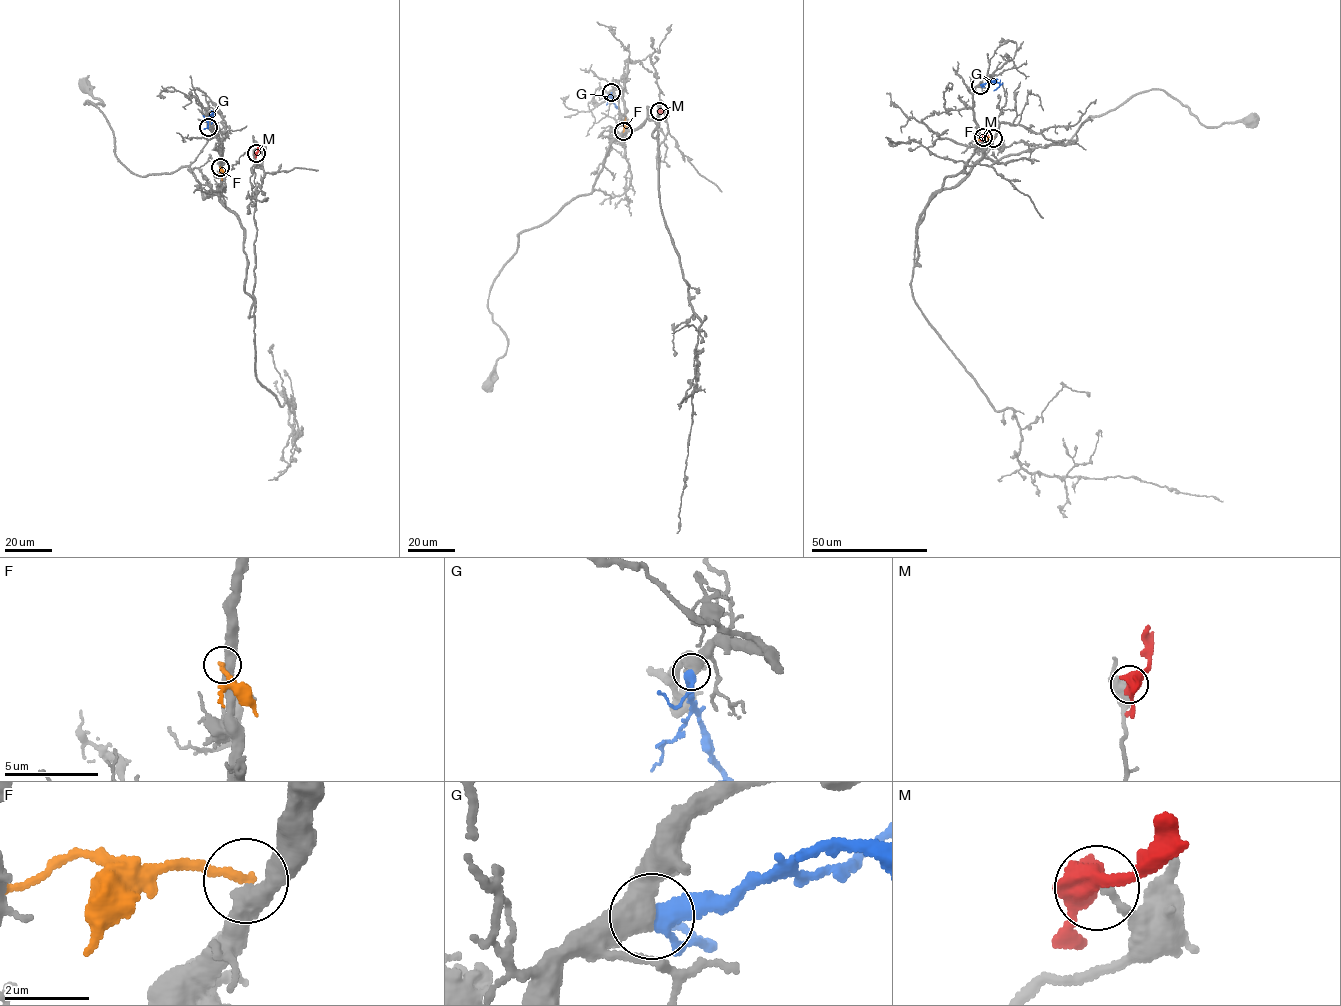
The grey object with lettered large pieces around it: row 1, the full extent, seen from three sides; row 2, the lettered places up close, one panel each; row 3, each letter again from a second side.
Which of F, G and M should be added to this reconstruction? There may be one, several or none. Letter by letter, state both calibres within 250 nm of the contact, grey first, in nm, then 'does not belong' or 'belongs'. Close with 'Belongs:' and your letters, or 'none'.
F: 460 nm thick on the grey side, 220 nm on the other; does not belong
G: 440 nm thick on the grey side, 360 nm on the other; does not belong
M: 180 nm thick on the grey side, 550 nm on the other; does not belong
Belongs: none

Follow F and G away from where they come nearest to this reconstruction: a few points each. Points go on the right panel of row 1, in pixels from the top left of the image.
F: (993, 137), (983, 136), (974, 142)
G: (980, 85), (998, 82), (1000, 86), (994, 90)

